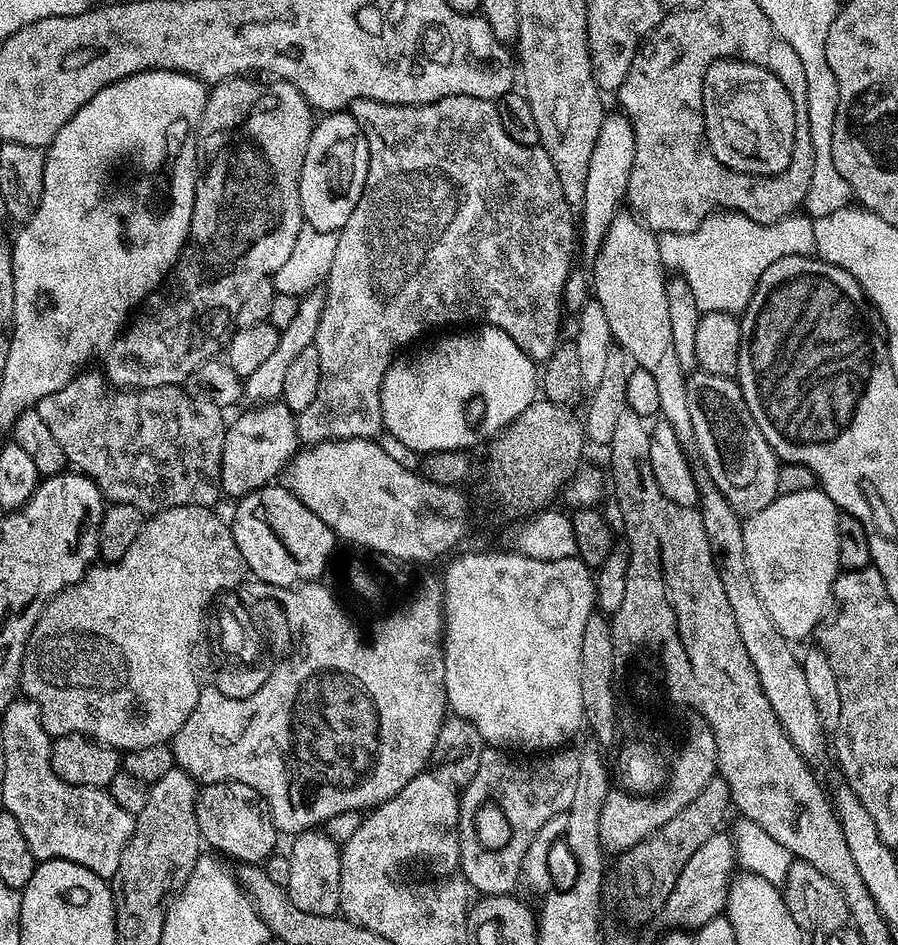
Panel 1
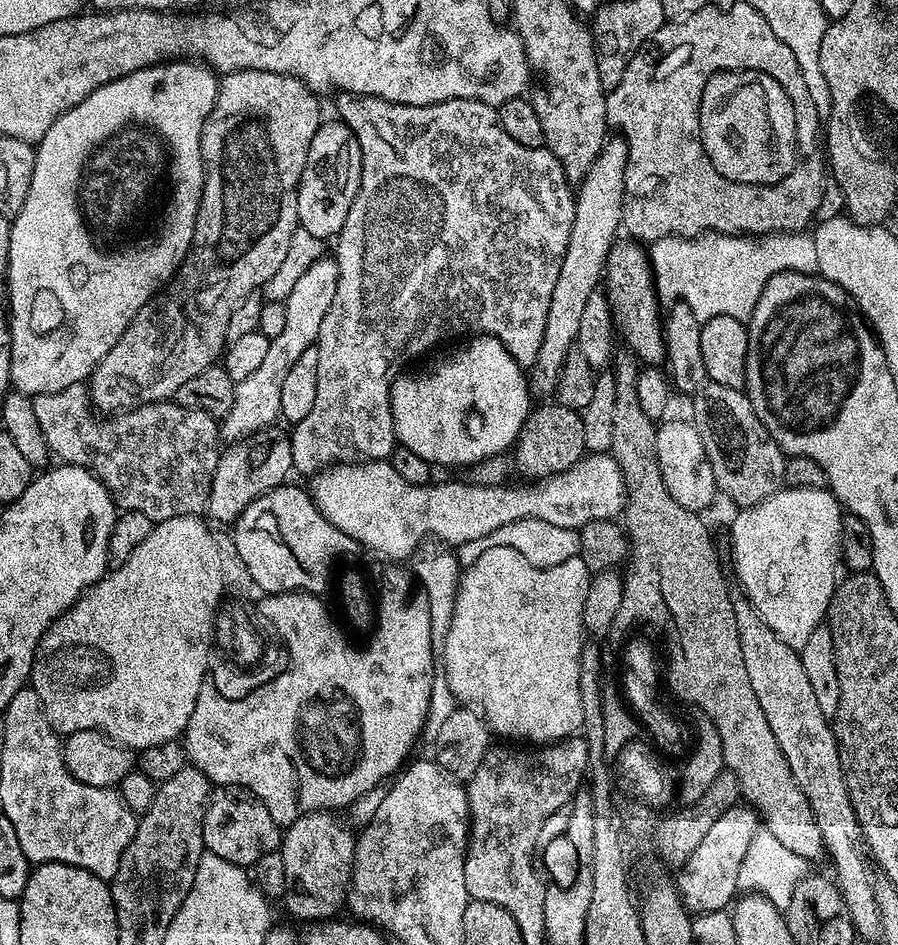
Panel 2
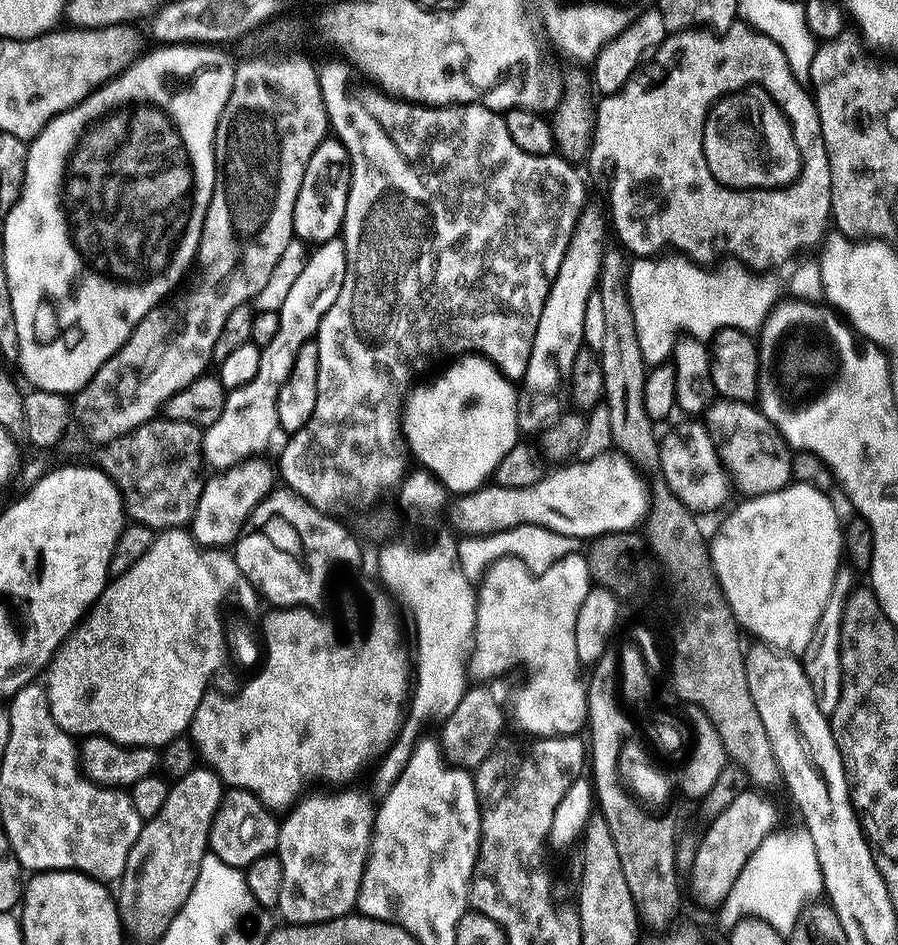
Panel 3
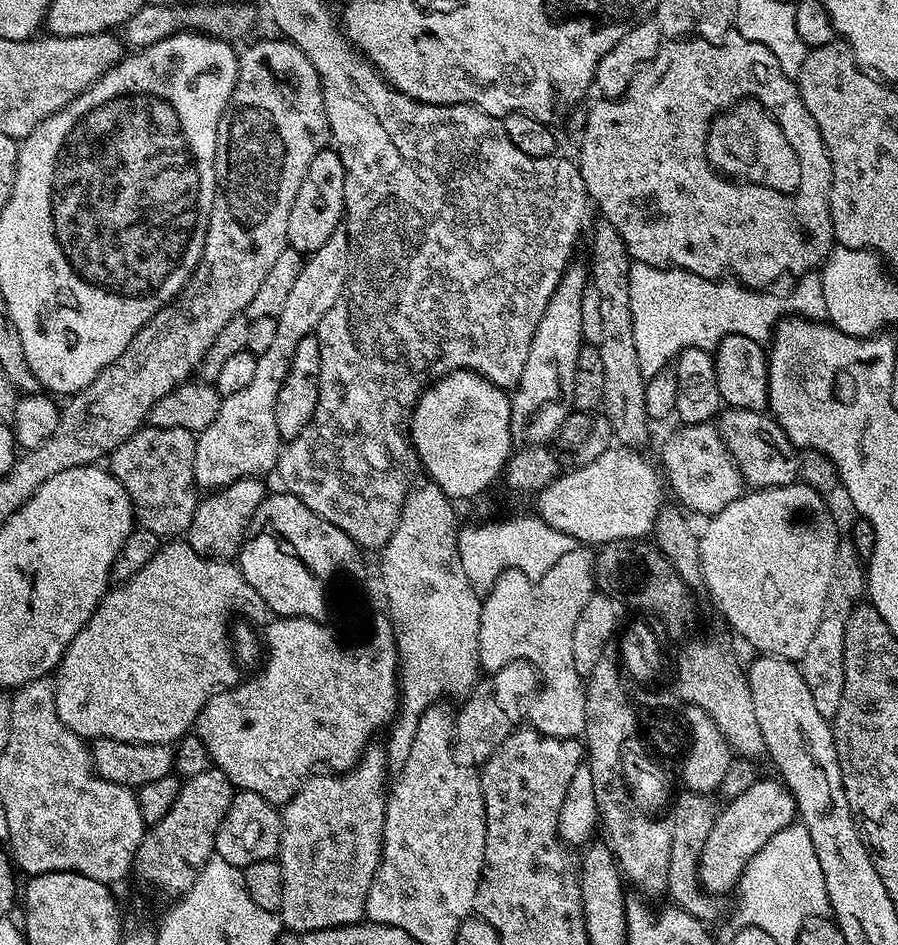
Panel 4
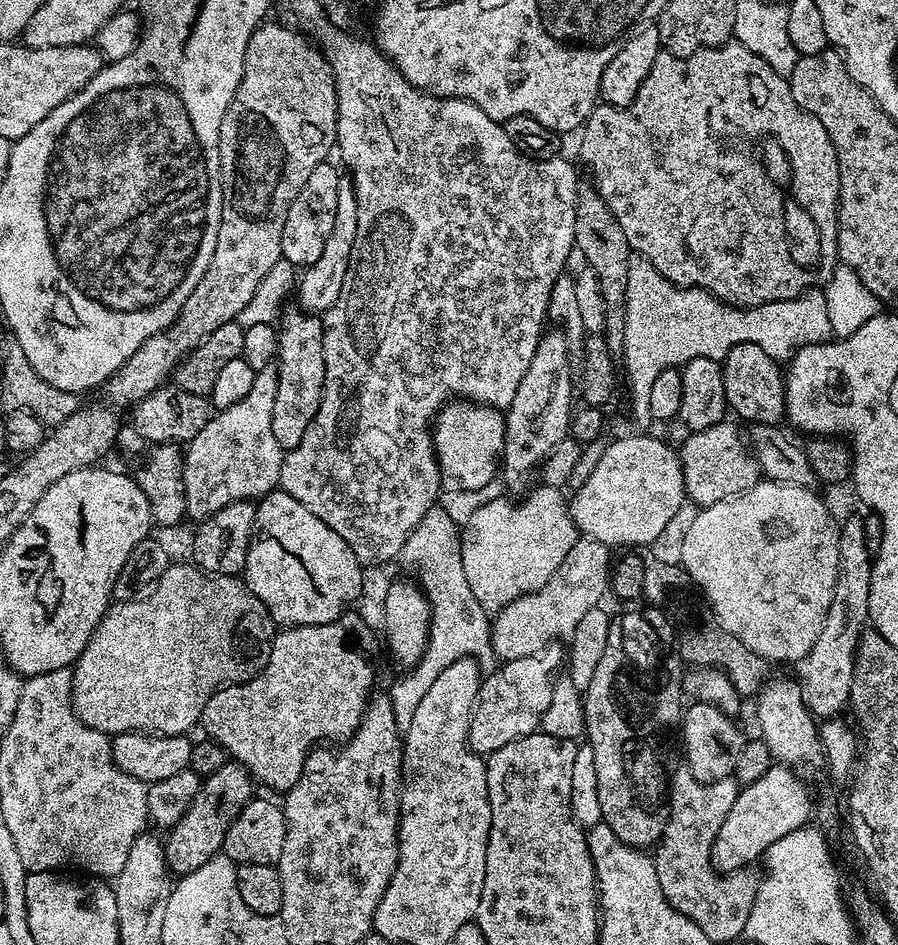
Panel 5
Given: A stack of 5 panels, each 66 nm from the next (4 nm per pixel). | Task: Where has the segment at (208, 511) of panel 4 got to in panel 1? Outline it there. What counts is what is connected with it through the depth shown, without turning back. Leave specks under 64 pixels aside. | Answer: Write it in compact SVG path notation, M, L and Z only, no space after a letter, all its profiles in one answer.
M273 402L248 410L245 416L229 423L224 430L224 445L222 446L222 470L220 471L220 490L225 497L239 498L249 496L254 490L264 488L277 479L280 471L287 469L293 456L298 451L300 435L296 429L297 413L291 412L283 402Z

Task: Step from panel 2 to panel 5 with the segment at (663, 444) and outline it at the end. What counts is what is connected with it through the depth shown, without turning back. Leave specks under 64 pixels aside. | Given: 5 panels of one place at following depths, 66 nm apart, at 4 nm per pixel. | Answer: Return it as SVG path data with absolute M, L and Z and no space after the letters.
M721 422L706 430L685 435L684 445L679 445L678 455L684 479L684 494L689 501L708 508L723 500L749 492L755 484L761 483L762 473L756 465L749 445L736 433L729 422Z

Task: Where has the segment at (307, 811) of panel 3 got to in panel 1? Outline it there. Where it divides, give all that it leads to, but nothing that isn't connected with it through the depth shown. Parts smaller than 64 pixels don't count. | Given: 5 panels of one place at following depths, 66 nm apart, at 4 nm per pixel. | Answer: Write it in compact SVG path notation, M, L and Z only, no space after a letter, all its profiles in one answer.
M324 830L298 832L291 837L291 840L292 849L287 849L286 852L290 862L290 882L287 886L290 902L298 906L298 910L306 910L306 914L337 915L340 911L340 883L342 882L341 845L329 838L327 831Z

